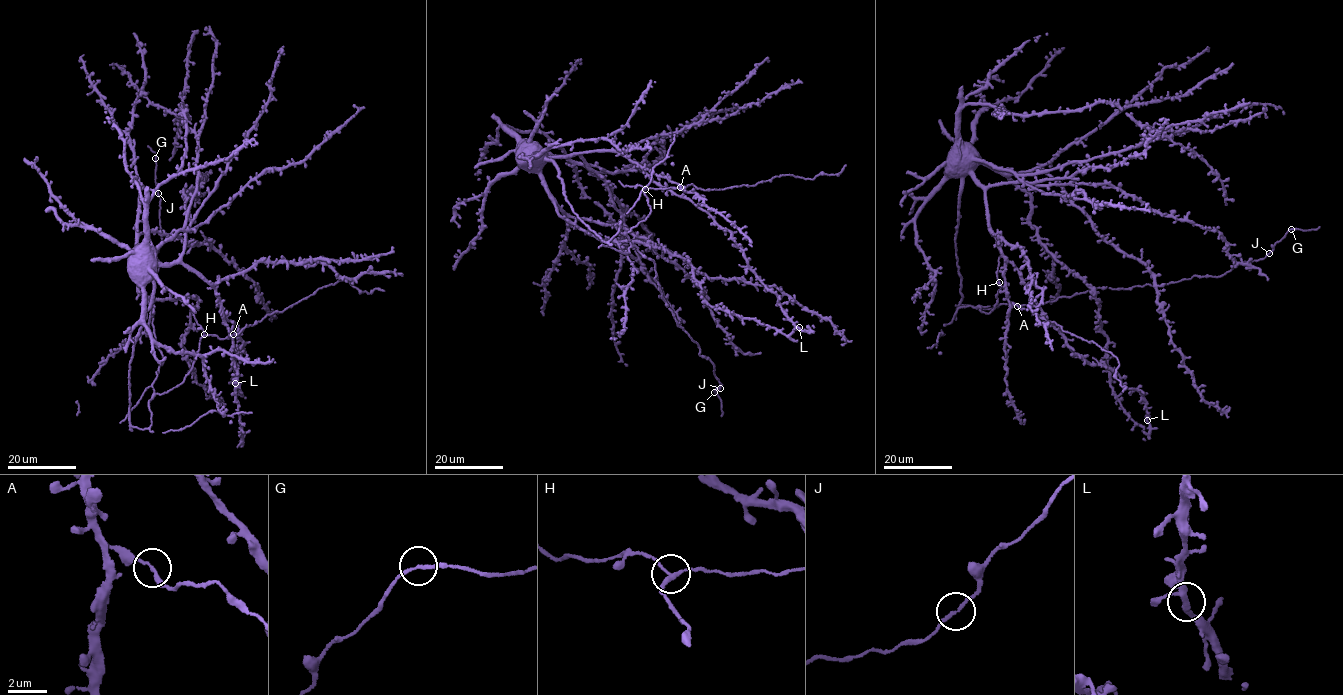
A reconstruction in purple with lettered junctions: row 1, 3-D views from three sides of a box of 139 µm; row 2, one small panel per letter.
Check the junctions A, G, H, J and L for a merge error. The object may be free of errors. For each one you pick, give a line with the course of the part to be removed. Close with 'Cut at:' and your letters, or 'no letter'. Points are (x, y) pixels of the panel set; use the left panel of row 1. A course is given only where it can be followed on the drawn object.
H: (204, 334), (192, 312), (192, 303)
Cut at: H

